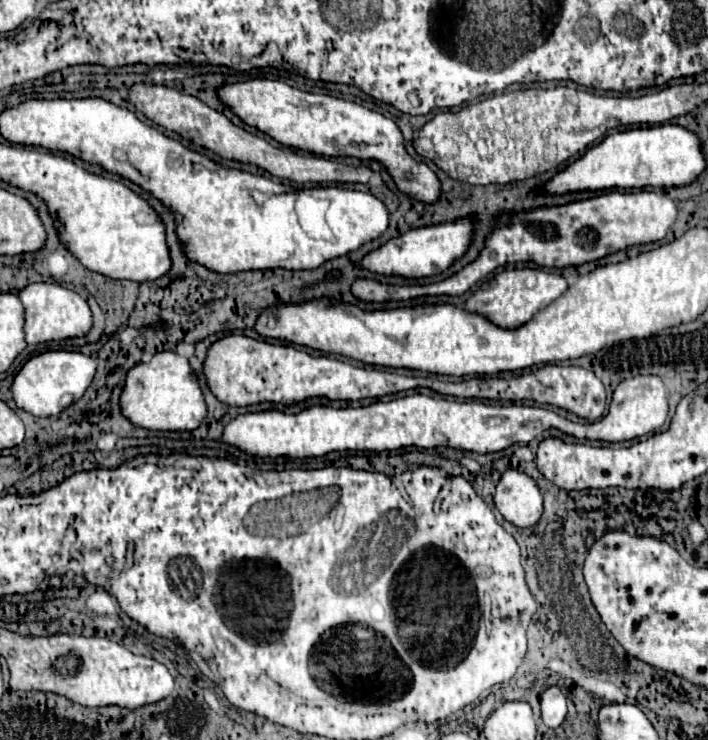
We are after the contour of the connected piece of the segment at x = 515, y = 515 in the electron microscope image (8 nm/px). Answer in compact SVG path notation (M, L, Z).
M507 470L497 484L495 506L511 524L529 528L543 514L543 494L531 476L519 470Z

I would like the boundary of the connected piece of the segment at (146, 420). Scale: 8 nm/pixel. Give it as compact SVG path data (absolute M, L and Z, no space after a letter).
M157 352L149 362L127 370L119 406L125 418L147 430L195 430L205 418L205 400L187 358L173 352Z

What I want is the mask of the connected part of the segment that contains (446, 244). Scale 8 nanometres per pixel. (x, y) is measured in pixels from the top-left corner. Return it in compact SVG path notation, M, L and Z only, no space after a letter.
M463 218L457 222L449 222L449 224L415 228L415 230L405 232L399 238L389 240L375 252L367 254L359 262L359 266L367 268L367 270L375 270L377 274L385 274L385 276L395 274L395 276L405 276L405 278L423 278L423 276L441 274L443 270L447 270L451 266L451 262L455 258L461 258L467 252L471 236L473 236L473 220L471 218Z

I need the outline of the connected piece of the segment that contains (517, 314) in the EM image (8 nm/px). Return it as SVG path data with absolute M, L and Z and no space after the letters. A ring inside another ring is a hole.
M521 268L521 270L503 270L491 282L483 284L465 304L465 308L473 308L473 312L485 312L493 324L501 328L519 328L529 322L533 314L541 308L547 308L553 300L557 300L567 290L567 280L561 274L545 272L541 268Z

